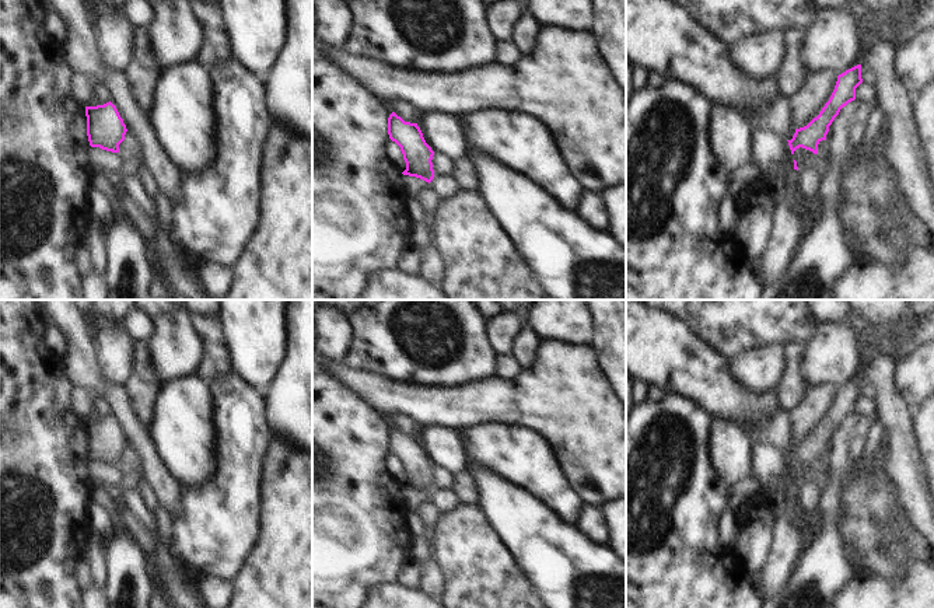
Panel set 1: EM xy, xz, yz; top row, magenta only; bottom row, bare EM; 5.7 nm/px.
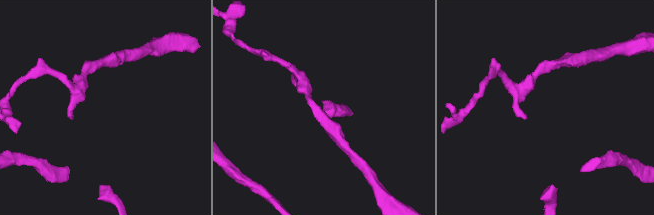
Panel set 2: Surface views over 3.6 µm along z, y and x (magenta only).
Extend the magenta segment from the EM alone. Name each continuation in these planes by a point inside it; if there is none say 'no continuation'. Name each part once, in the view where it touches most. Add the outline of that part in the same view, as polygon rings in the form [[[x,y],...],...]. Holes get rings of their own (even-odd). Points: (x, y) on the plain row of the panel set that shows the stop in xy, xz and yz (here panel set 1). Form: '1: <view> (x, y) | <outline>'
no continuation

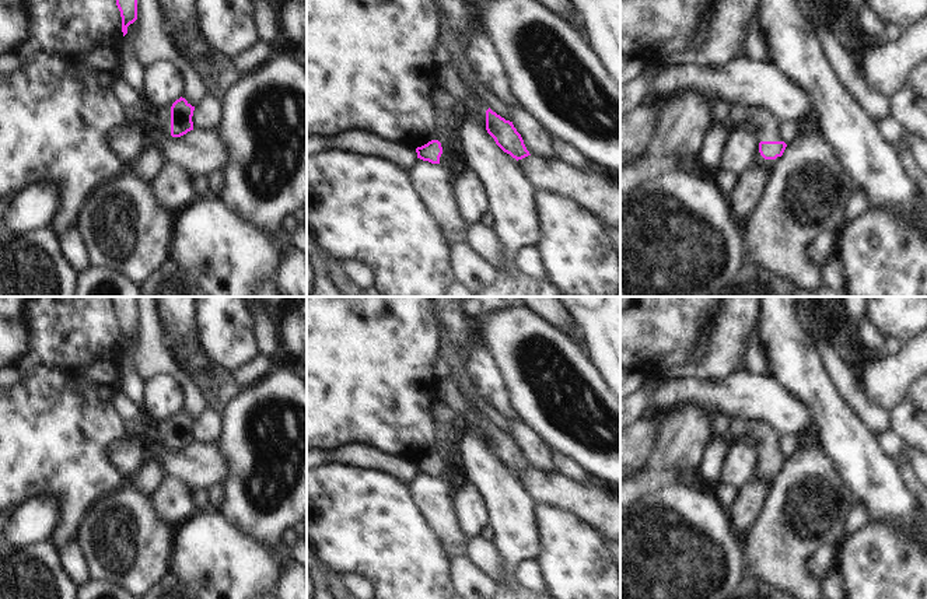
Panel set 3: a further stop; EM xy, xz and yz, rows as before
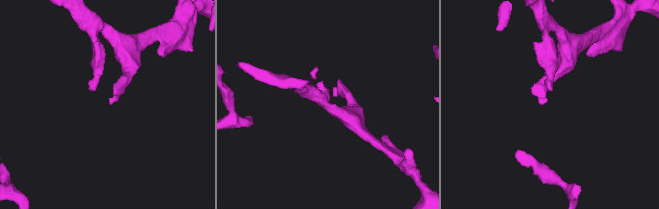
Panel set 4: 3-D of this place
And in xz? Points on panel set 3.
1: xz (482, 420) | [[[473,406],[471,407],[471,410],[475,413],[476,418],[479,420],[479,428],[483,432],[486,439],[486,424],[489,423],[489,418],[480,414]]]

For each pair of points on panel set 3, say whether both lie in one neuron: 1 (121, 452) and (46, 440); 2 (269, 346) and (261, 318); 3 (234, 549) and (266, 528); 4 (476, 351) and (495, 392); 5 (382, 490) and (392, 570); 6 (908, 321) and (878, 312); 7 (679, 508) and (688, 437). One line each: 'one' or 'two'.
1: two
2: one
3: two
4: one
5: one
6: one
7: two

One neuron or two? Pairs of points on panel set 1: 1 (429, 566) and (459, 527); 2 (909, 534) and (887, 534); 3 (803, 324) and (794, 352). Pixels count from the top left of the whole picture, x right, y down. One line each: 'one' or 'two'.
1: two
2: two
3: two

